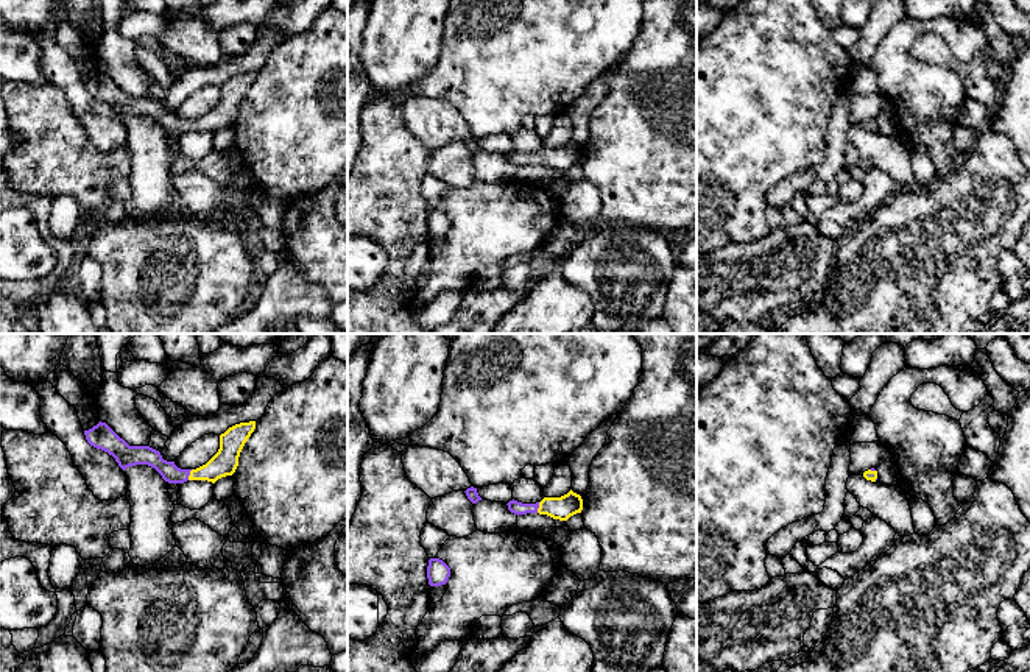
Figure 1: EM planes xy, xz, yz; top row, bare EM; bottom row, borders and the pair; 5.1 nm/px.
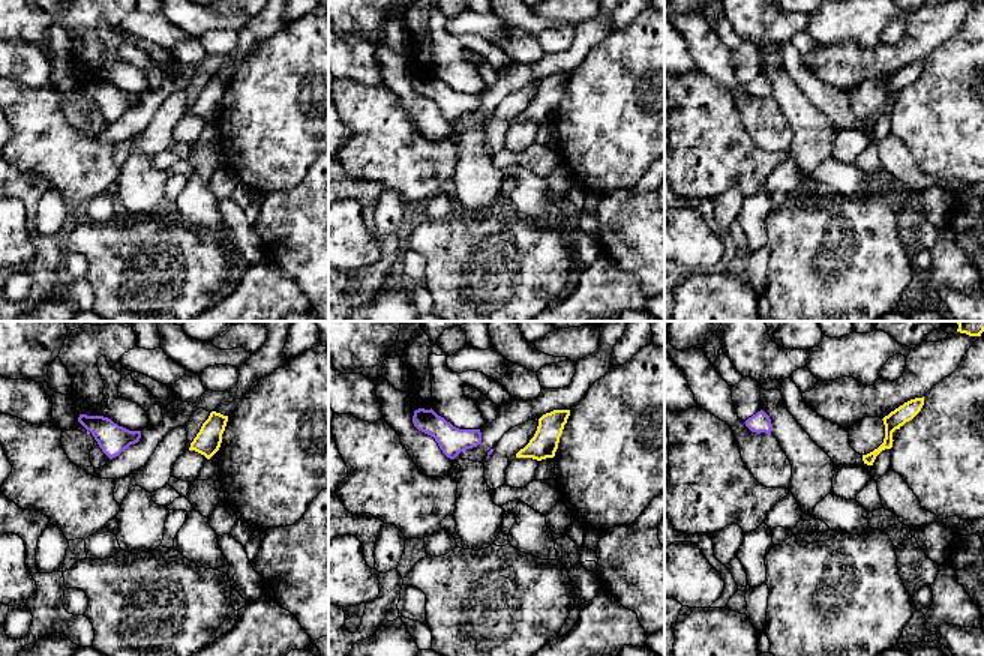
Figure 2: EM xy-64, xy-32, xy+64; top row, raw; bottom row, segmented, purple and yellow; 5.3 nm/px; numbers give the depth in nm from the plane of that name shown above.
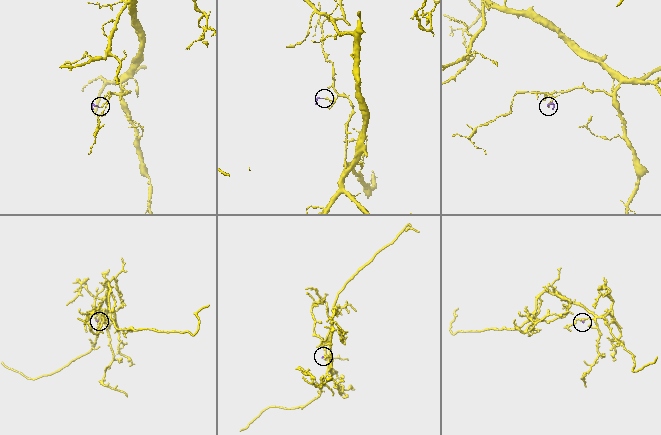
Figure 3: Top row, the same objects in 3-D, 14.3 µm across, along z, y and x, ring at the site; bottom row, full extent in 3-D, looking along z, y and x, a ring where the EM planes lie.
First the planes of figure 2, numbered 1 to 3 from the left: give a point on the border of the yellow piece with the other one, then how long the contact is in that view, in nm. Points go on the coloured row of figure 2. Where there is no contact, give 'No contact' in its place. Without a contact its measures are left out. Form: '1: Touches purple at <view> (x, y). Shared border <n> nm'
1: No contact
2: No contact
3: No contact

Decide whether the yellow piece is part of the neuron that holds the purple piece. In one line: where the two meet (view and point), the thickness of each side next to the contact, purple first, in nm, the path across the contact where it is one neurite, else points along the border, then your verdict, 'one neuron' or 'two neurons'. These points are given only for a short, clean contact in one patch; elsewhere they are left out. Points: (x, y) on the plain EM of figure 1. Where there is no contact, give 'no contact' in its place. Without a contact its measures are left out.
contact xy (189, 125); calibres 100 and 140 nm; way xy (170, 123), (189, 125), (212, 122), (225, 113); one neuron

